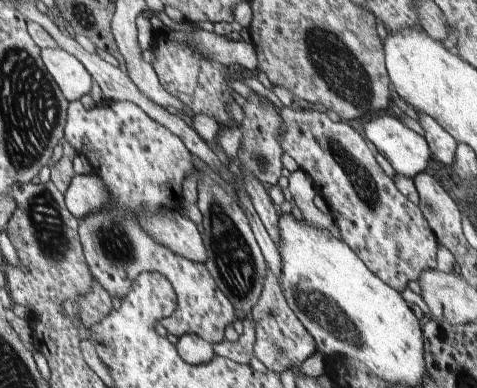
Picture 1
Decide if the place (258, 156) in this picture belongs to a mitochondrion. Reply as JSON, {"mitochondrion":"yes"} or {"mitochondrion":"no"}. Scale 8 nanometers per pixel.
{"mitochondrion":"yes"}

